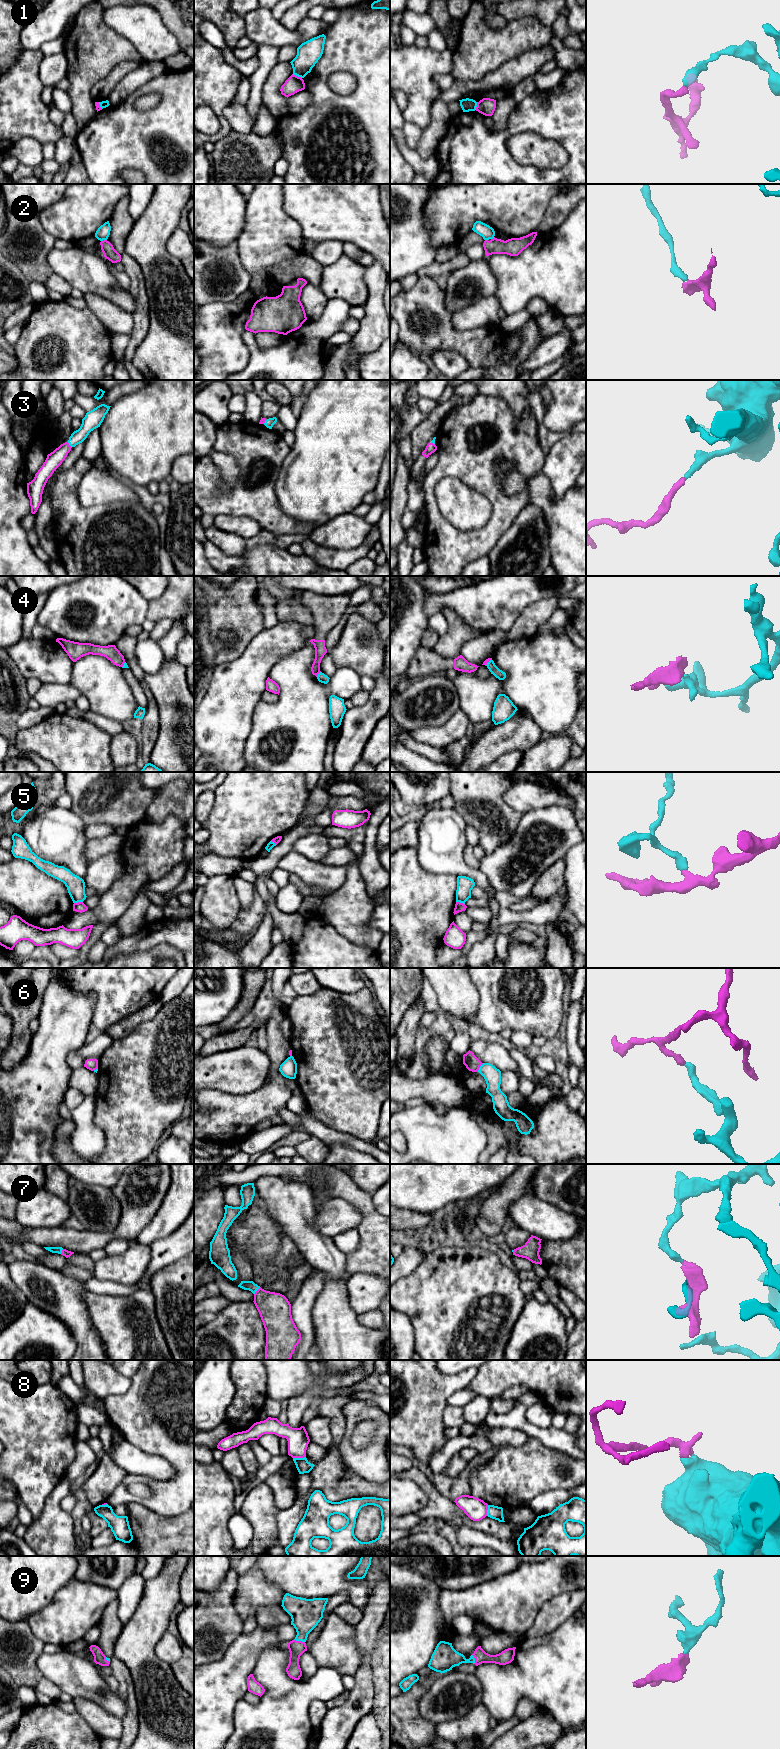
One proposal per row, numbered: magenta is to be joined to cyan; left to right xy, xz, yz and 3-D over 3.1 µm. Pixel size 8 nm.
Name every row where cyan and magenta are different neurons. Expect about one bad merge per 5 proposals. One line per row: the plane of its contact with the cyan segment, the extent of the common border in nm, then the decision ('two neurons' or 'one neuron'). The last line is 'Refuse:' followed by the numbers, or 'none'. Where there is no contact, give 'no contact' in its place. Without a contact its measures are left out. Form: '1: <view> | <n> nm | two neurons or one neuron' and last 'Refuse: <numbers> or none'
1: xz | 90 nm | two neurons
2: xy | 50 nm | two neurons
3: xy | 60 nm | one neuron
4: xz | 60 nm | two neurons
5: xy | 70 nm | two neurons
6: yz | 90 nm | two neurons
7: xz | 80 nm | one neuron
8: xz | 110 nm | two neurons
9: xz | 90 nm | one neuron
Refuse: 1, 2, 4, 5, 6, 8

